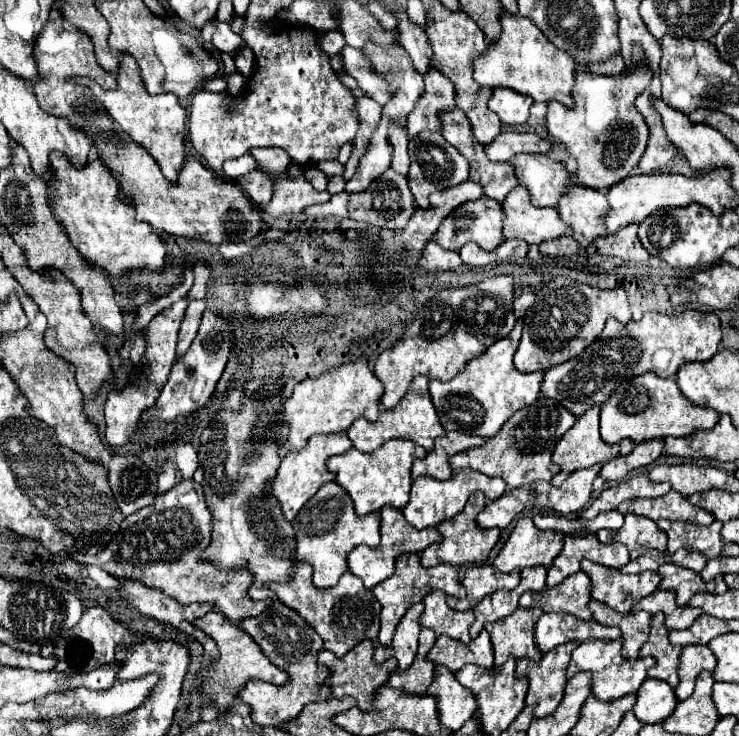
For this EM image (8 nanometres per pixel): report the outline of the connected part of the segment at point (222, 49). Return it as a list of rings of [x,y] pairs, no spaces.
[[[219,23],[217,25],[217,31],[213,35],[213,45],[215,45],[215,49],[219,53],[229,53],[231,57],[235,57],[237,51],[239,51],[239,47],[243,43],[245,43],[243,37],[237,35],[237,33],[233,33],[233,29],[229,27],[229,23]]]

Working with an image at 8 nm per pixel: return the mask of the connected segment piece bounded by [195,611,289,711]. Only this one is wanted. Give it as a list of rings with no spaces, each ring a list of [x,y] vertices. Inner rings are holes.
[[[211,611],[205,617],[197,619],[195,625],[199,625],[199,629],[203,629],[205,633],[211,633],[211,637],[219,649],[219,659],[215,663],[211,663],[205,671],[201,671],[201,677],[205,677],[205,693],[215,695],[215,705],[219,707],[219,711],[227,711],[233,705],[233,701],[239,697],[239,689],[243,685],[247,685],[247,681],[251,681],[251,679],[267,681],[273,685],[285,685],[289,681],[287,673],[283,669],[279,671],[277,665],[267,661],[267,657],[263,655],[259,645],[255,645],[255,641],[251,641],[251,637],[247,637],[247,633],[243,633],[243,629],[239,629],[239,623],[223,621],[221,613]]]

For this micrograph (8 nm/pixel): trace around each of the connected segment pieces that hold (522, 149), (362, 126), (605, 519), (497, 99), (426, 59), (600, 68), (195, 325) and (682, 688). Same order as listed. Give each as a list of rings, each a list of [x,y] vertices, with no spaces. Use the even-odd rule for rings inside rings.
[[[499,133],[495,141],[483,147],[491,161],[505,163],[517,153],[547,153],[551,147],[551,141],[541,139],[539,135],[533,135],[533,133]]]
[[[359,97],[355,103],[355,111],[357,111],[357,121],[359,121],[359,133],[355,135],[353,151],[351,151],[351,157],[345,165],[345,173],[343,173],[345,179],[351,179],[351,175],[355,173],[359,157],[363,155],[365,145],[367,145],[373,129],[379,125],[379,119],[381,119],[381,105],[369,97]]]
[[[611,511],[611,513],[601,513],[595,519],[587,521],[587,531],[595,533],[595,531],[599,531],[603,527],[617,531],[621,525],[623,525],[623,515],[619,511]]]
[[[495,89],[489,101],[489,109],[499,115],[499,119],[507,125],[519,125],[529,119],[531,97],[523,97],[513,89]]]
[[[401,9],[401,11],[395,11],[393,13],[397,17],[397,29],[399,29],[399,45],[409,53],[409,57],[413,59],[415,63],[415,69],[425,75],[425,71],[429,69],[431,65],[431,47],[427,43],[427,37],[423,33],[423,29],[419,25],[415,25],[407,11]]]
[[[621,54],[609,57],[607,61],[601,61],[599,65],[585,65],[585,69],[595,71],[595,73],[605,73],[605,75],[619,75],[626,71],[626,65]]]
[[[191,301],[191,303],[189,303],[187,313],[185,313],[179,329],[177,355],[183,355],[183,353],[189,349],[189,345],[191,345],[191,341],[193,341],[197,329],[199,329],[201,315],[203,315],[203,311],[205,311],[206,308],[207,305],[205,301]]]
[[[687,645],[681,653],[681,665],[679,665],[679,687],[675,687],[675,695],[679,701],[685,701],[691,697],[695,689],[695,679],[701,671],[715,669],[715,655],[707,645]]]

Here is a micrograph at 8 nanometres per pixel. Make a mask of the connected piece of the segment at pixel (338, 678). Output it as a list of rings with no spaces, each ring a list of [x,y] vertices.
[[[361,641],[359,645],[355,645],[355,649],[351,649],[351,653],[347,653],[341,659],[335,657],[331,651],[321,651],[319,663],[327,665],[333,671],[333,675],[329,677],[329,685],[333,689],[333,695],[337,699],[343,699],[345,695],[357,699],[357,707],[363,711],[371,709],[371,701],[375,701],[375,689],[385,685],[385,681],[389,681],[393,669],[397,669],[395,659],[387,659],[385,663],[377,663],[373,659],[373,643],[371,641]]]

